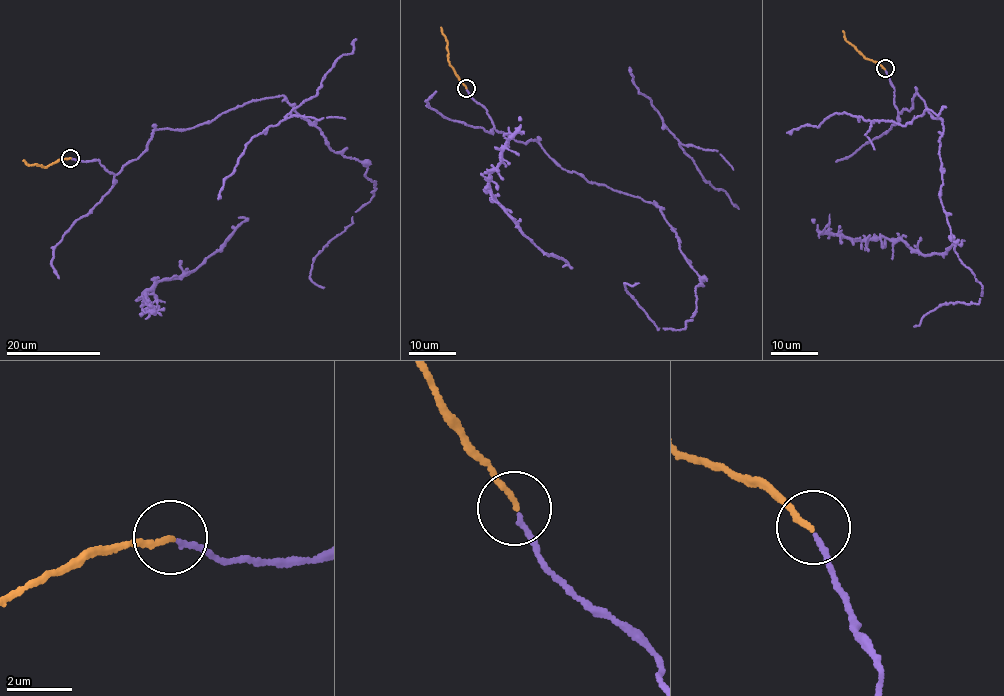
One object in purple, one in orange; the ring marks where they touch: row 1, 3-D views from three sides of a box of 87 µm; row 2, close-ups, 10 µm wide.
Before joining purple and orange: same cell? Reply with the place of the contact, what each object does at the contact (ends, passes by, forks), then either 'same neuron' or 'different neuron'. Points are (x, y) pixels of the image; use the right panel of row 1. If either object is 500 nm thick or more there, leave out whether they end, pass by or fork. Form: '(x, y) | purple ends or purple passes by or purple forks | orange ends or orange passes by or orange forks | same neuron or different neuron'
(885, 68) | purple ends | orange ends | same neuron

